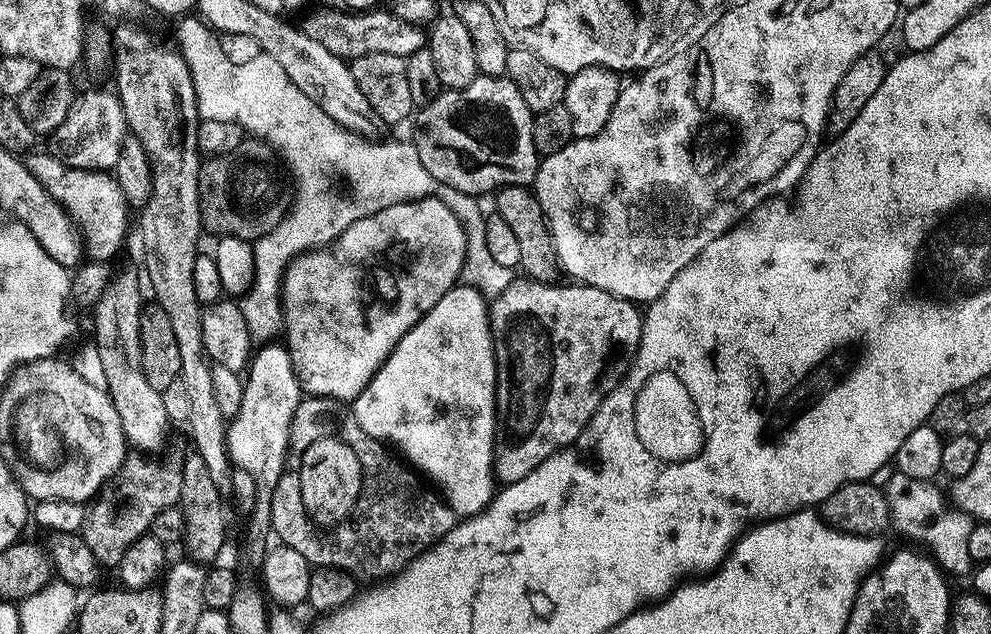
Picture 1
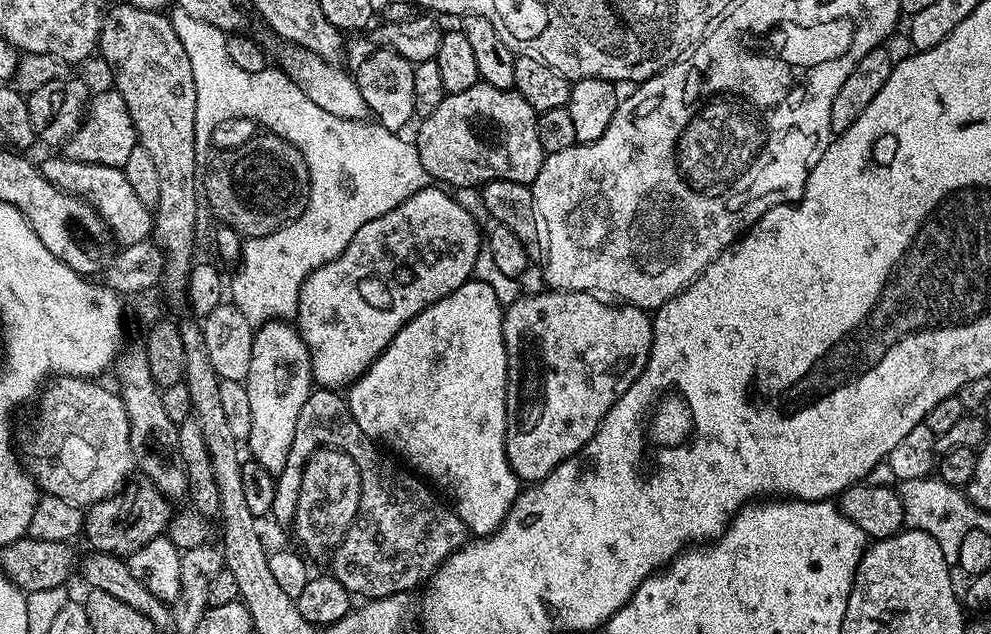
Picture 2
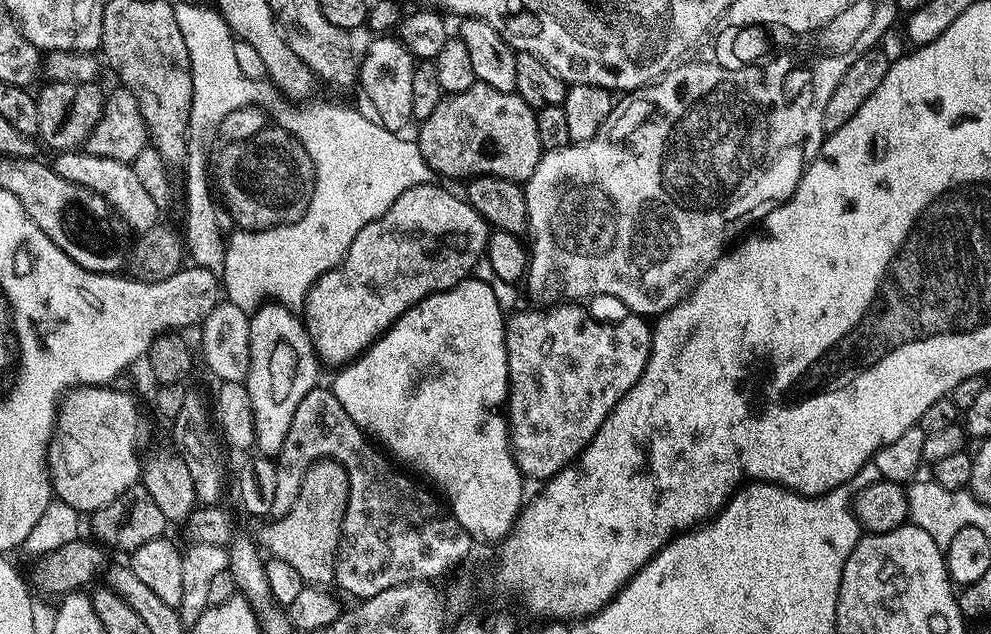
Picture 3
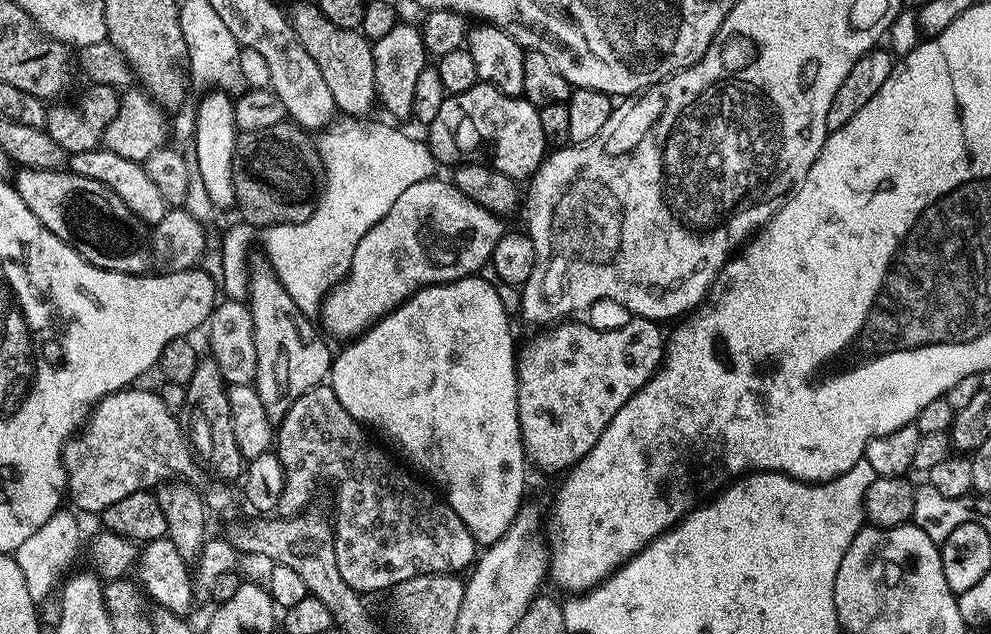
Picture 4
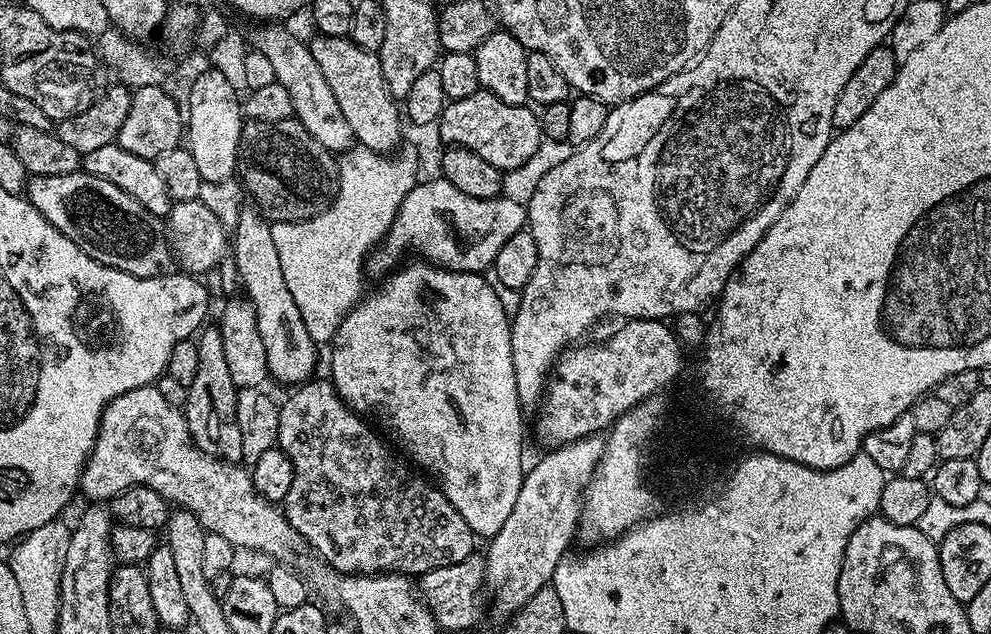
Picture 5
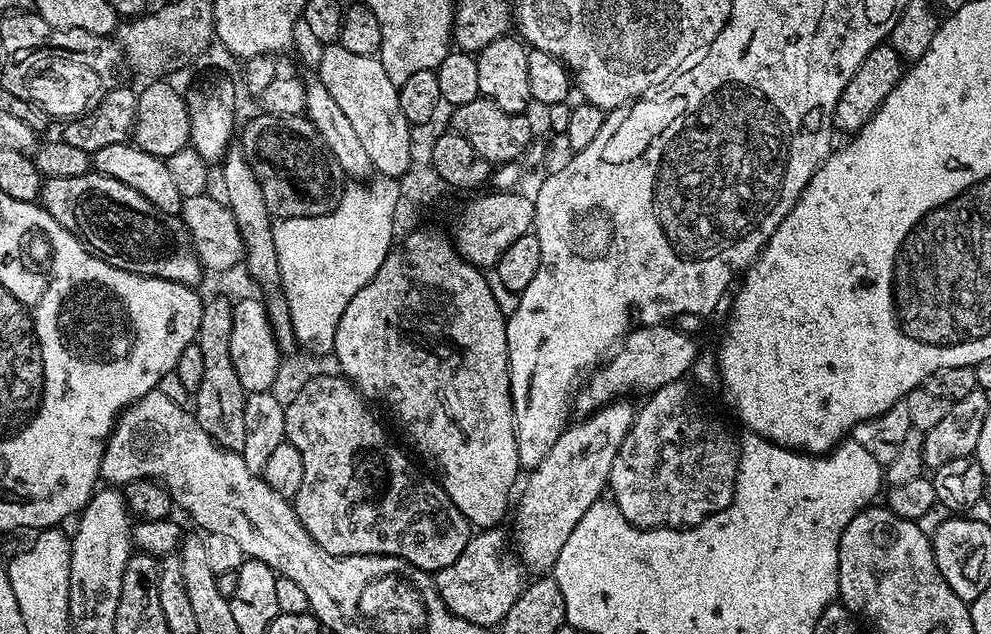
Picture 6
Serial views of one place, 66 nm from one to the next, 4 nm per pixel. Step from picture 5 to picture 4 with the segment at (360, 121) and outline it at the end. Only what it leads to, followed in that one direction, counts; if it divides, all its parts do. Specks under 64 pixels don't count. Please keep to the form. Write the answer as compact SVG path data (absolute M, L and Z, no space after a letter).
M312 5L304 8L294 16L294 27L298 39L304 44L310 57L314 58L322 70L322 78L334 94L337 109L348 118L364 118L377 103L375 66L376 59L372 53L373 41L355 28L334 26L320 12L319 7Z

